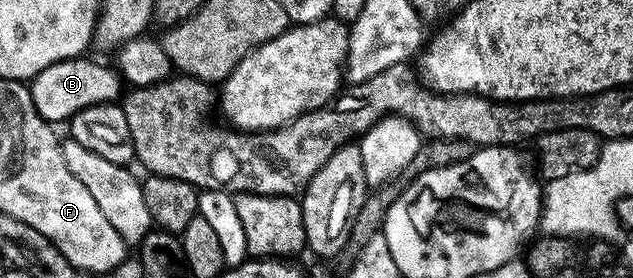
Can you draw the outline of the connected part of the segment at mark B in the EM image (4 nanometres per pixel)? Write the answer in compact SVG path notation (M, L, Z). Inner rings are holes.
M80 55L50 64L29 83L37 113L52 125L58 125L61 121L68 122L77 111L84 110L85 107L113 103L122 96L123 80L118 72L112 66L109 68L85 58Z

